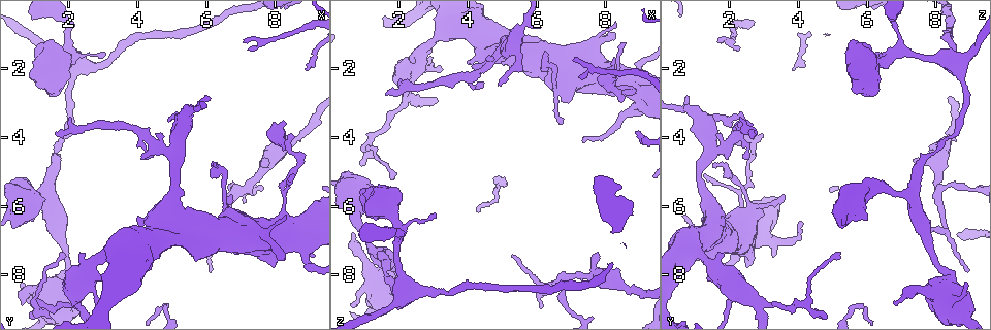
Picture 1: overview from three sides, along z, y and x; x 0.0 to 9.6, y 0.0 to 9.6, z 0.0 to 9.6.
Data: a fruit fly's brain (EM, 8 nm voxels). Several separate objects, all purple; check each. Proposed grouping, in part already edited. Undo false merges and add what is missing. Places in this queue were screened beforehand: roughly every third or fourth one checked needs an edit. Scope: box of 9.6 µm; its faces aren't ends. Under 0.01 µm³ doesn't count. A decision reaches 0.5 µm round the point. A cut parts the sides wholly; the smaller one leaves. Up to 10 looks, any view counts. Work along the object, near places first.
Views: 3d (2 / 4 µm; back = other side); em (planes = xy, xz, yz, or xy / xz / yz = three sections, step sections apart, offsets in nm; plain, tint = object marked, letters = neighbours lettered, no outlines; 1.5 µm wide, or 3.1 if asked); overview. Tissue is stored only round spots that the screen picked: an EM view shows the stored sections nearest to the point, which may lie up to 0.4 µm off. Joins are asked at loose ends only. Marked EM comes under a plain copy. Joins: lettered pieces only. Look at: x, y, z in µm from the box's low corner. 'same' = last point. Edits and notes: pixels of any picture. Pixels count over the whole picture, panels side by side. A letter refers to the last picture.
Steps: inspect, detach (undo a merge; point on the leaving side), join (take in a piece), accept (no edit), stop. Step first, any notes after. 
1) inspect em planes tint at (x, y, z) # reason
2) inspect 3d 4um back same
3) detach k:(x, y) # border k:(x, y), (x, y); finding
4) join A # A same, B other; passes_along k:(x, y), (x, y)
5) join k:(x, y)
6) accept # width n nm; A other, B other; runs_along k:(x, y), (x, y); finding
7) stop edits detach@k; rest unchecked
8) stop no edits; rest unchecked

inspect em xz step 8 tint at (1.60, 4.55, 7.65) # thick turns thin

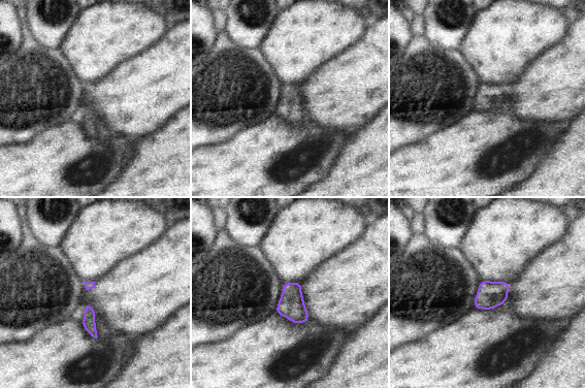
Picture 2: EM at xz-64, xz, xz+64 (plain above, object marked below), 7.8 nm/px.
inspect em xz step 8 letters same # see the neighbours

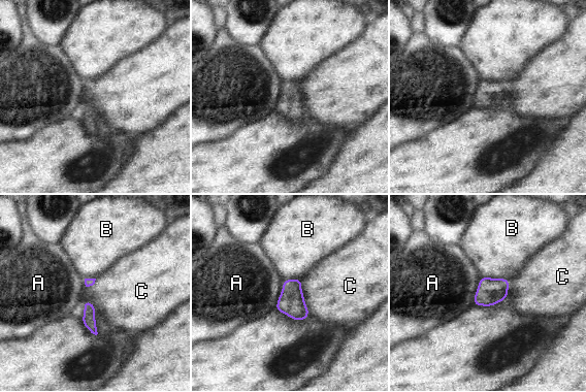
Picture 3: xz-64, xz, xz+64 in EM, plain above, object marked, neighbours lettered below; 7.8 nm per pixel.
accept # A other, B other, C other; continuous, no second neuron

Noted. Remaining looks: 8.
inspect em planes letters at (1.00, 8.50, 7.50) # calibre changes

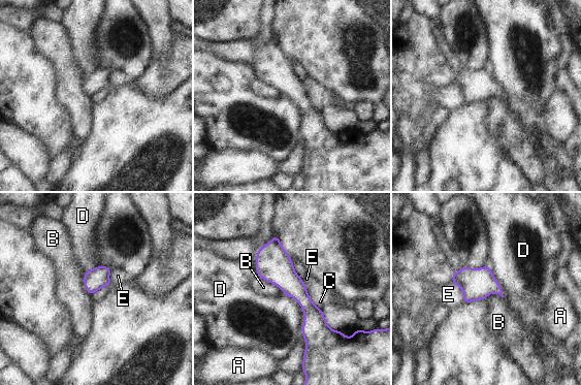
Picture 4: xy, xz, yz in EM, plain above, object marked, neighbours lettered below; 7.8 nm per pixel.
accept # longest_contact D 380 nm; A other, B other, C other, D other, E other; continuous, no second neuron

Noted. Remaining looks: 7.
inspect 3d 2um at (4.95, 3.55, 2.45) # free end

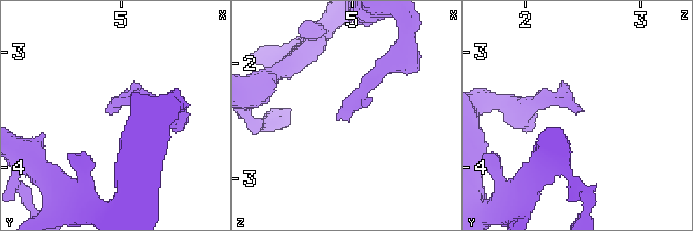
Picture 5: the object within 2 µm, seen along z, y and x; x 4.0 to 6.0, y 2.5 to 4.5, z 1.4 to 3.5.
inspect em xy step 4 tint at (4.86, 3.52, 2.46)

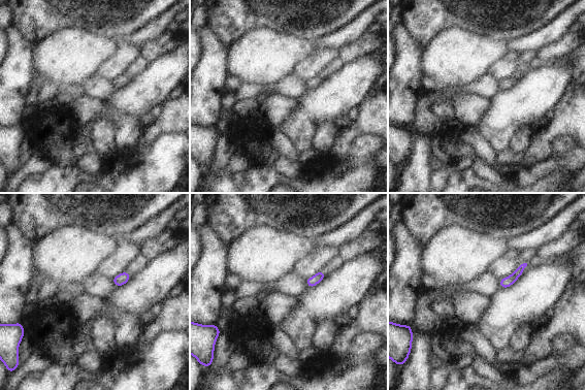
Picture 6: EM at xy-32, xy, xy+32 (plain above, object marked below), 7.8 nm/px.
inspect em planes letters same

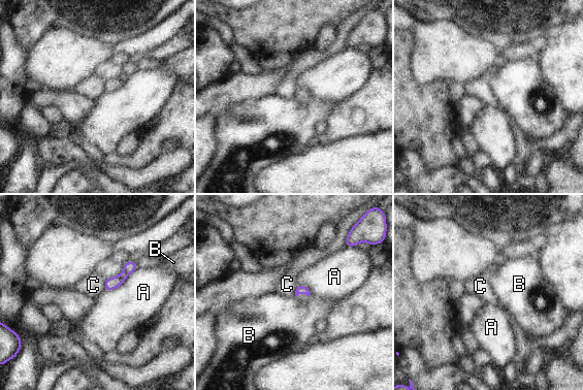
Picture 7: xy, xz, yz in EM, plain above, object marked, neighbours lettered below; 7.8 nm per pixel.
accept # A other, B other, C other; none of them fits

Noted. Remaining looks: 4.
inspect em yz step 8 tint at (7.85, 4.65, 7.30) # free end

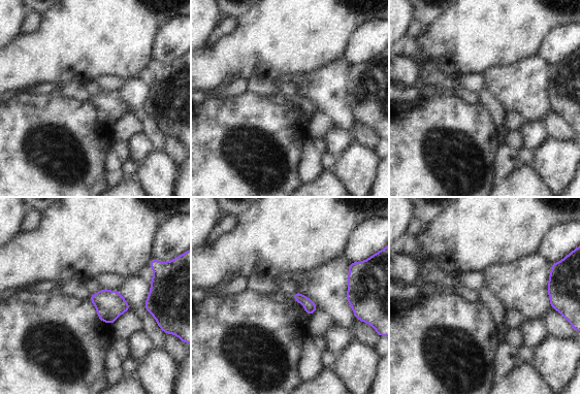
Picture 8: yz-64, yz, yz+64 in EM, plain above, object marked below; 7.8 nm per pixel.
inspect em xz step 4 letters same

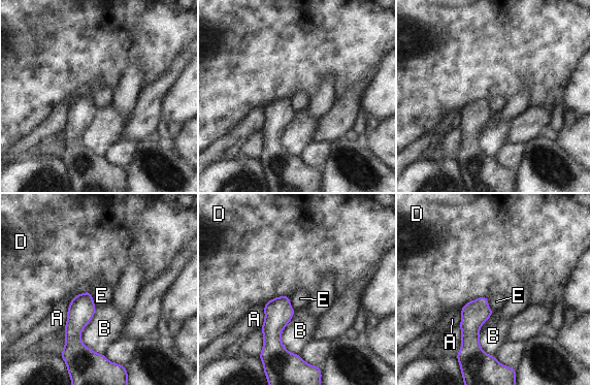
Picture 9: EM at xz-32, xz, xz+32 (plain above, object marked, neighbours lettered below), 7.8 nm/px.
accept # longest_contact B 380 nm; A other, B other, D other, E other; none of them fits

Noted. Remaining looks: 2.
stop no edits; rest unchecked

